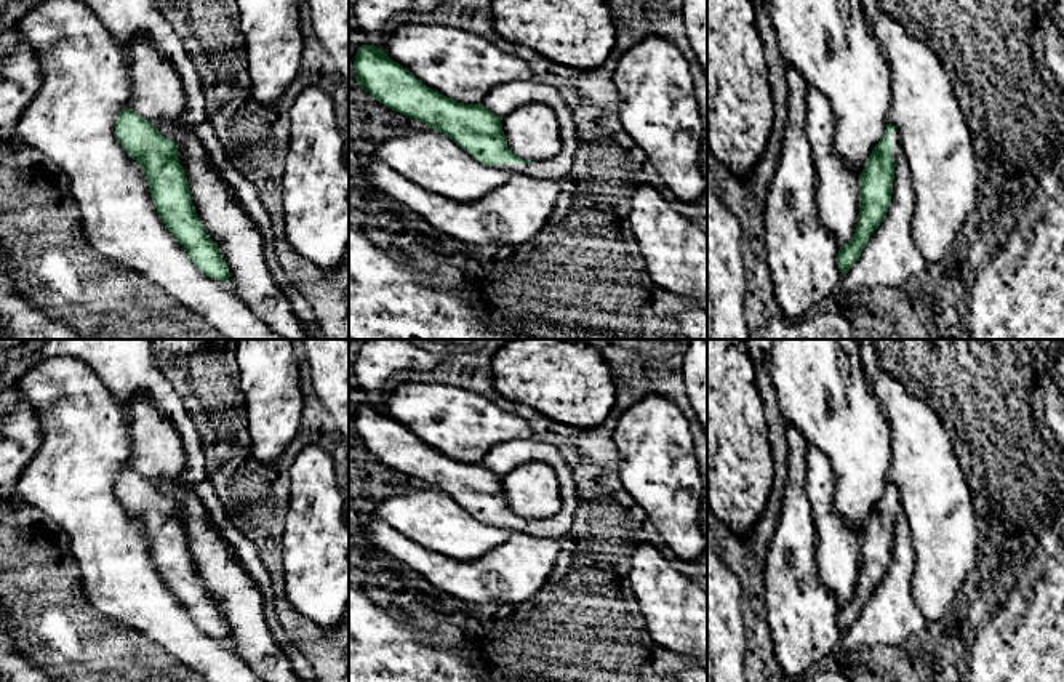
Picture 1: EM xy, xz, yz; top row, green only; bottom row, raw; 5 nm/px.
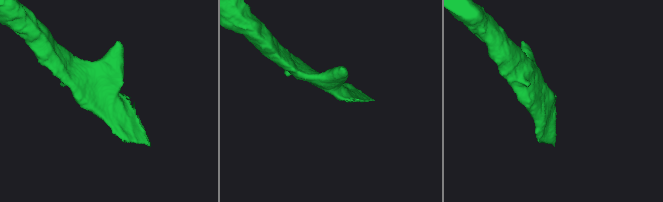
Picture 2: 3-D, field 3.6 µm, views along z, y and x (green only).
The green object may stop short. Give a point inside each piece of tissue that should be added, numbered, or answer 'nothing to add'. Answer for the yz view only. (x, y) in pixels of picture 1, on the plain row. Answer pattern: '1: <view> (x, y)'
1: yz (896, 501)

